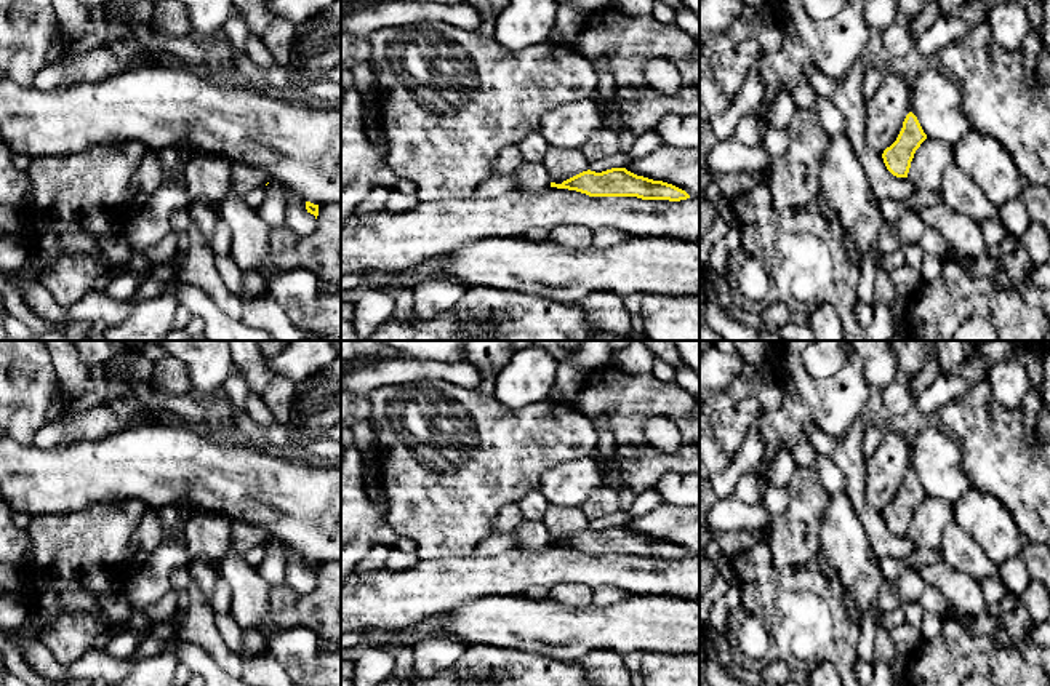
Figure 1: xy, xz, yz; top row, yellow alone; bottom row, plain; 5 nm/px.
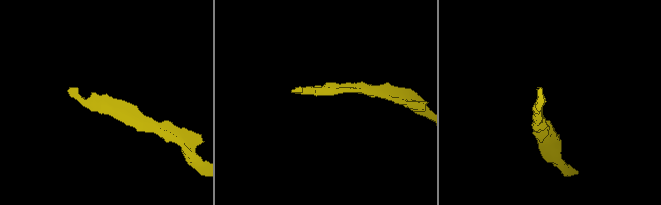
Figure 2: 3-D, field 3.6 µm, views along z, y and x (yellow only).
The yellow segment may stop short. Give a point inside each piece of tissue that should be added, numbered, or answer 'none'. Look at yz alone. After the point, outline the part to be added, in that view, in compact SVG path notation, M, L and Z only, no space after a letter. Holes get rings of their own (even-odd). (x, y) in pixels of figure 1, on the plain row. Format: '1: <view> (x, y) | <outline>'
none

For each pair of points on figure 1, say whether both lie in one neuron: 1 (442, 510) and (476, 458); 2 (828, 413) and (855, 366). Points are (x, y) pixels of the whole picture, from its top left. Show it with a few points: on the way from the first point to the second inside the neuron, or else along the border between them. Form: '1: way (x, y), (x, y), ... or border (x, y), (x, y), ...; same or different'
1: way (445, 498), (450, 483), (463, 470); same
2: way (836, 402), (849, 389), (850, 378); same

